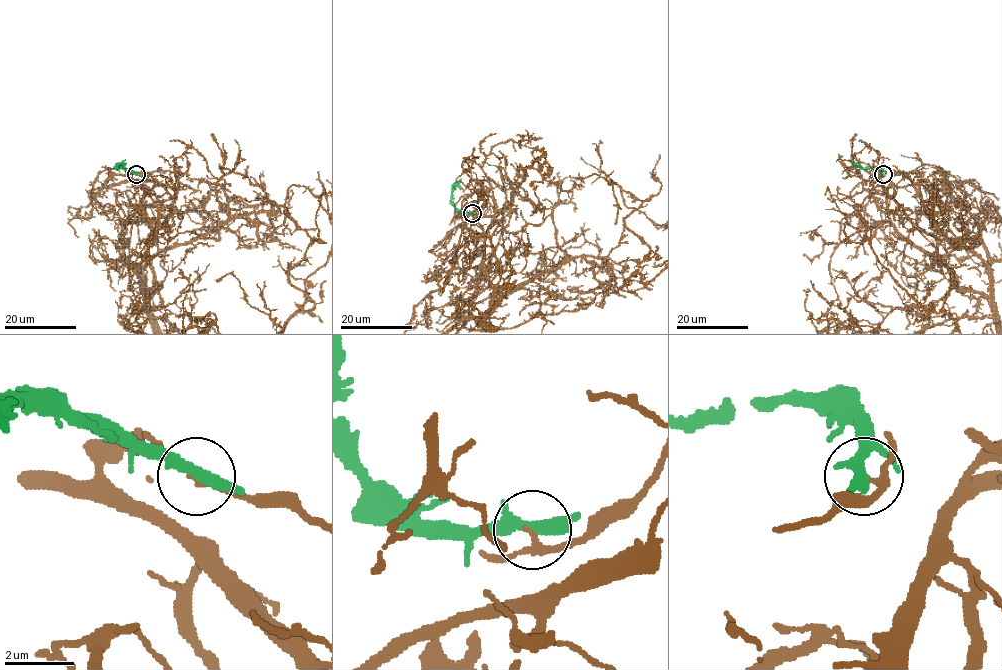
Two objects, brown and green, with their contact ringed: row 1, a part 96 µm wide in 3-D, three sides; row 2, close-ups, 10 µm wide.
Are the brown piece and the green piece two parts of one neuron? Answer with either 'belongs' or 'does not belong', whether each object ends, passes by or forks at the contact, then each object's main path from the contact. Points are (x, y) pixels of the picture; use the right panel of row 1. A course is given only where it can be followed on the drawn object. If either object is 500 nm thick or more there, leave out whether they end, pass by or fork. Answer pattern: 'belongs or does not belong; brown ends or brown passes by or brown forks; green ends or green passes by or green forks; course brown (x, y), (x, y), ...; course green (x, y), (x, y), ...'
does not belong; brown passes by; green passes by; course brown (883, 174), (850, 191), (854, 210), (867, 228), (890, 223), (987, 300); course green (883, 174), (880, 168), (861, 168), (849, 159)

